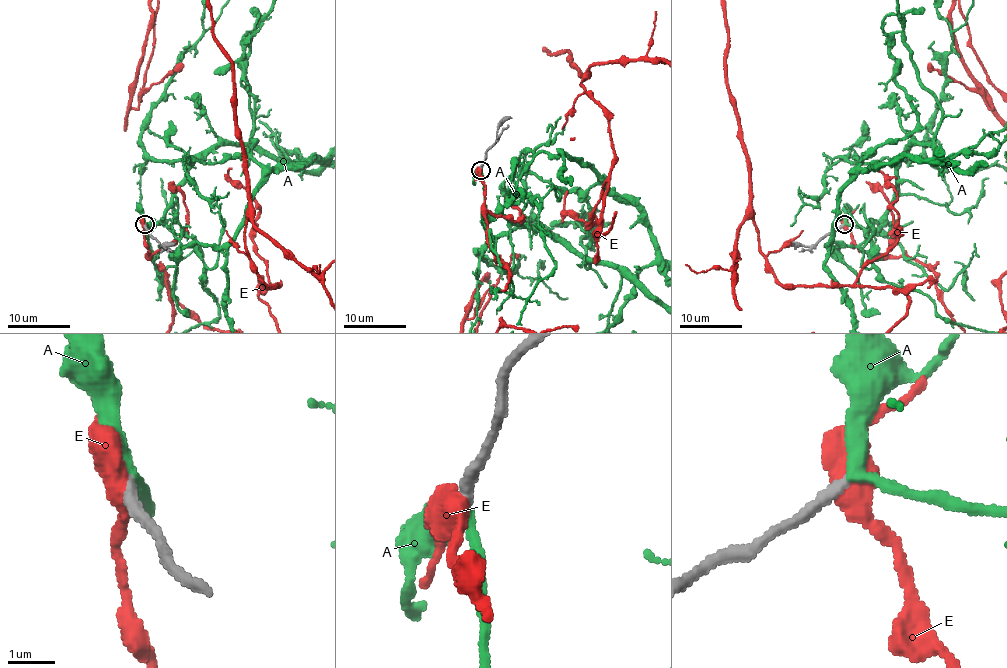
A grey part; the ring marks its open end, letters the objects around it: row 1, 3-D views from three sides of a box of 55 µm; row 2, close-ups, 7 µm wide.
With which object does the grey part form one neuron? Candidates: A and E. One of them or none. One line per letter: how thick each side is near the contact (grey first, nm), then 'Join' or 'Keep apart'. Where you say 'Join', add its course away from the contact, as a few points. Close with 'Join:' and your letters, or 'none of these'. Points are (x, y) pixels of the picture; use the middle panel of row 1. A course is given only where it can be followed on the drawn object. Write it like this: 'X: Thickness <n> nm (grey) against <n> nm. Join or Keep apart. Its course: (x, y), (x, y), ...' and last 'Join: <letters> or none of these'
A: Thickness 240 nm (grey) against 280 nm. Keep apart
E: Thickness 280 nm (grey) against 460 nm. Keep apart
Join: none of these

